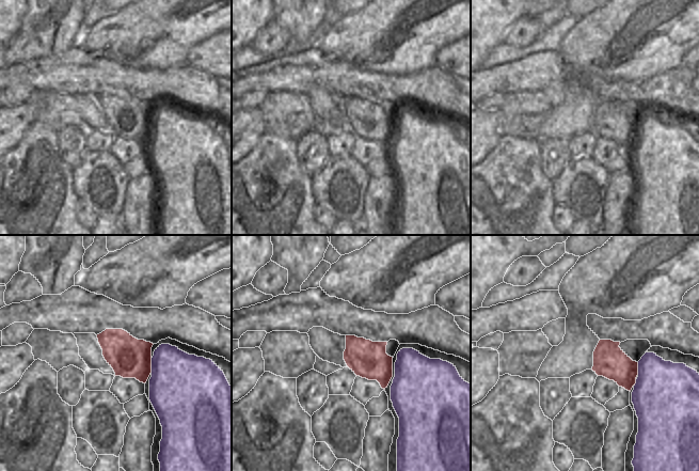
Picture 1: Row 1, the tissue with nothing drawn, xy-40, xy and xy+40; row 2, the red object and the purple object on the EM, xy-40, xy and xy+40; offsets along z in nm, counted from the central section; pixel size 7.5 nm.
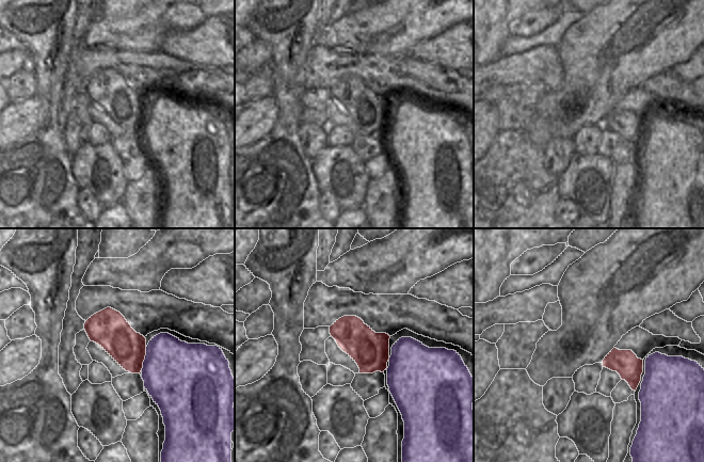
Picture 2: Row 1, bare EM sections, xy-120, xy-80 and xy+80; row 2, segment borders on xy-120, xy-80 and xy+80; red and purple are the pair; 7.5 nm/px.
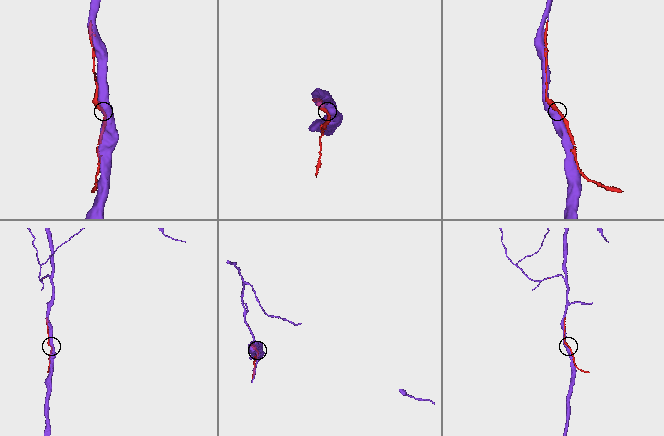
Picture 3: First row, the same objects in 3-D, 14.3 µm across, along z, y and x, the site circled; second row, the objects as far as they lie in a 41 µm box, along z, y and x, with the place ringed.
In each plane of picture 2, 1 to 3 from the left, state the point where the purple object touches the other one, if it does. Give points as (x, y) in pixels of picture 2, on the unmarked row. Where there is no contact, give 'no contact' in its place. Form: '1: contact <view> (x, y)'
1: contact xy-120 (144, 120)
2: no contact
3: no contact

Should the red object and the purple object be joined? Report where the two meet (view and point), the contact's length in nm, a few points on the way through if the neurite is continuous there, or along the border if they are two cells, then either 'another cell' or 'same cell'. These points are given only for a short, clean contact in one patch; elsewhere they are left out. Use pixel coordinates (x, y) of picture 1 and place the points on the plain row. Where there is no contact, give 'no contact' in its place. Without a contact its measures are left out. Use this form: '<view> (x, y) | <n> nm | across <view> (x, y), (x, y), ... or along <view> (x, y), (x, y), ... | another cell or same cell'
xy-40 (151, 126) | 110 nm | same cell

